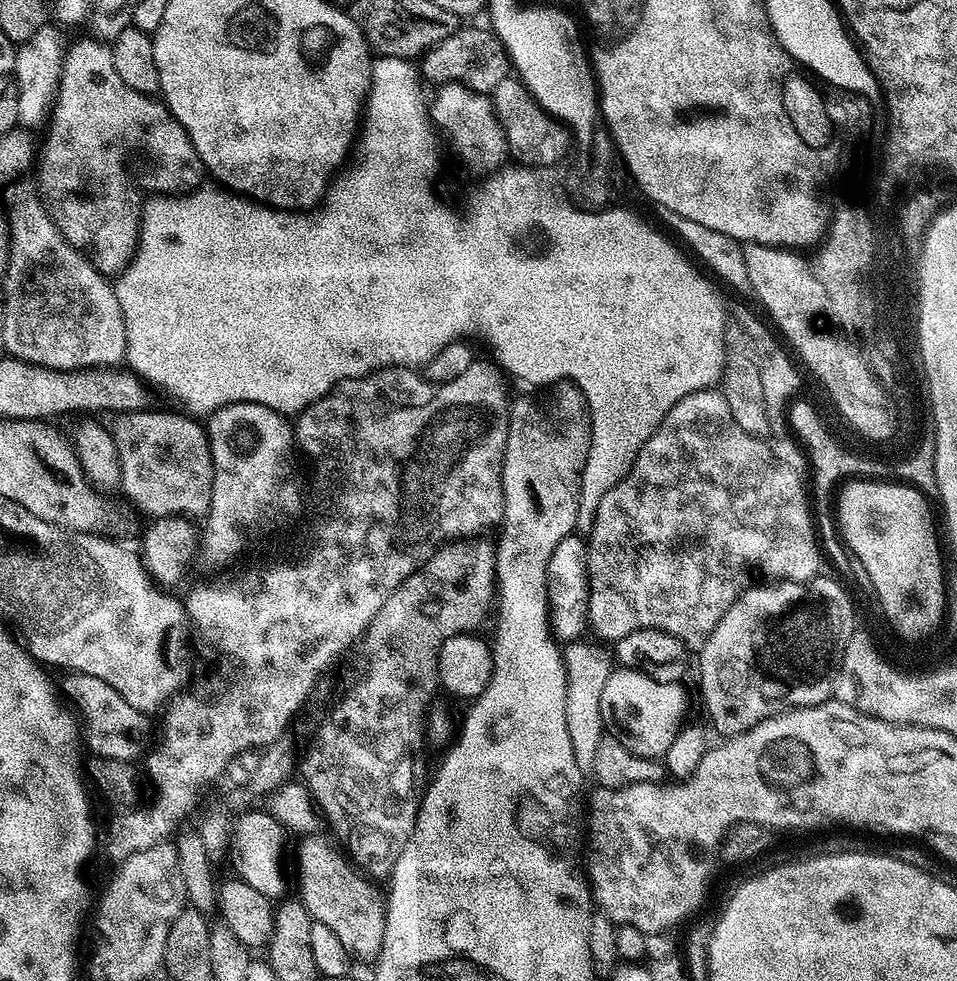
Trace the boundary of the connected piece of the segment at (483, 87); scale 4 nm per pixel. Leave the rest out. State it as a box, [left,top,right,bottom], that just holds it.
[418,27,510,94]

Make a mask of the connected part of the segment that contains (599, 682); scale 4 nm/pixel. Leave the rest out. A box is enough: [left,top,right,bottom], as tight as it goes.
[563,638,614,778]

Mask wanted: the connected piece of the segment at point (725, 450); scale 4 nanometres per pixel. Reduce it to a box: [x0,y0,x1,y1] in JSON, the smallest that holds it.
[586,388,821,641]

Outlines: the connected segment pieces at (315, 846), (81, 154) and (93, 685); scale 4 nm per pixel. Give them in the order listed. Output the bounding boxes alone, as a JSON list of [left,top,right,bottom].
[[296,833,386,961],[38,40,206,278],[58,670,149,761]]

